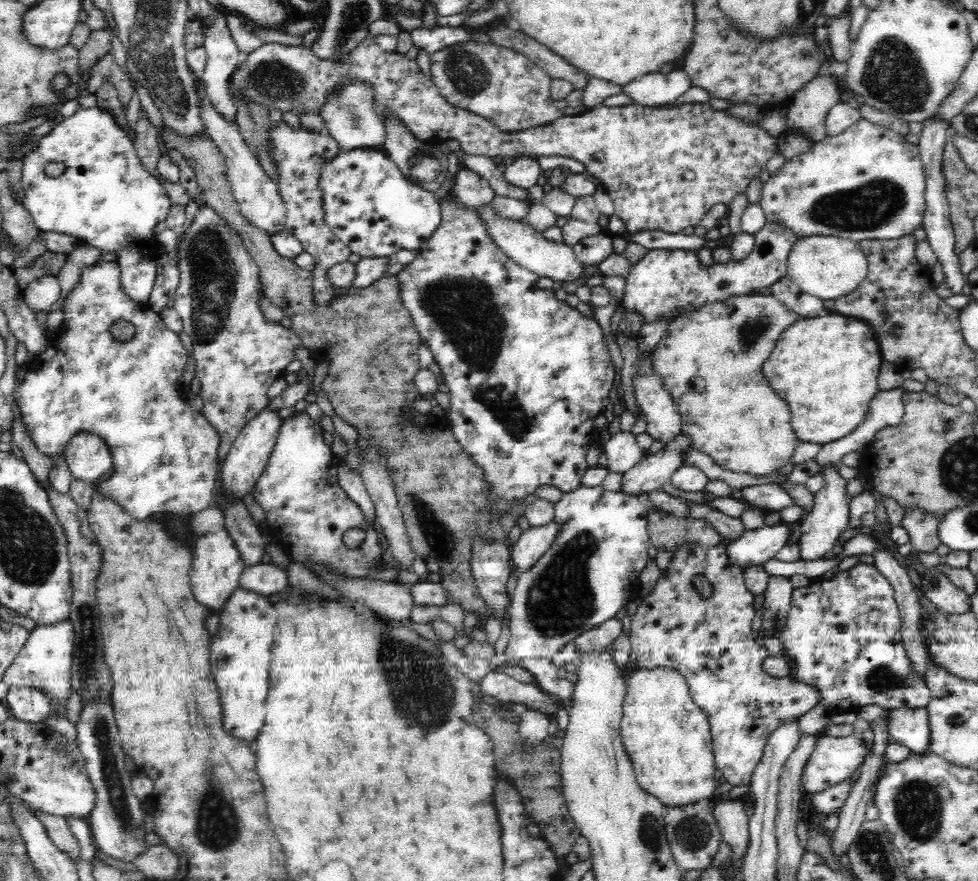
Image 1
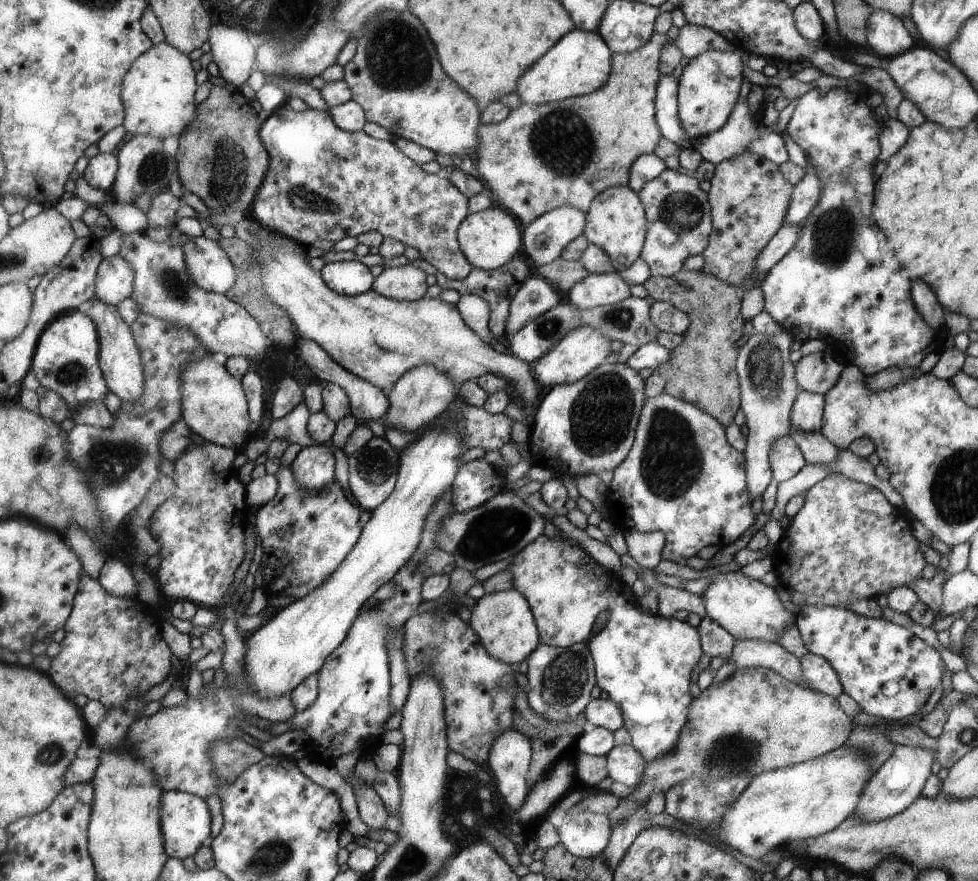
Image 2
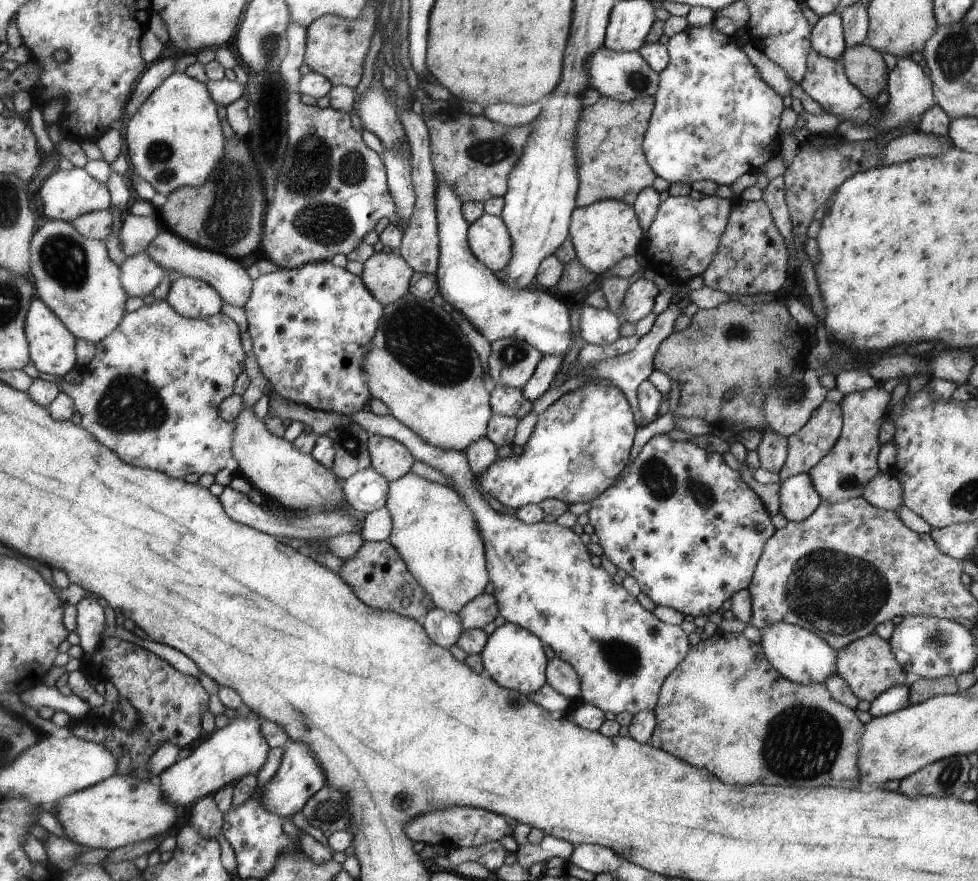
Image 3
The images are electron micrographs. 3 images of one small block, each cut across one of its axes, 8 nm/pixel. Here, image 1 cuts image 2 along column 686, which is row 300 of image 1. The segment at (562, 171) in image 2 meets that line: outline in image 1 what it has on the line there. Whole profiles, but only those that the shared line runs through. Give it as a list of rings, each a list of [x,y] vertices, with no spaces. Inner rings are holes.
[[[44,276],[29,282],[22,290],[23,301],[33,313],[41,310],[48,311],[60,294],[61,285],[57,279],[44,280]]]

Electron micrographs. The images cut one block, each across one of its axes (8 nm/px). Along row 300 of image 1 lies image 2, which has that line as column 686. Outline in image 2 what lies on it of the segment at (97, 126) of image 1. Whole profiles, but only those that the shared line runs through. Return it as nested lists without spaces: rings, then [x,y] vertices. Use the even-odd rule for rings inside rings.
[[[672,73],[660,75],[660,82],[657,84],[657,123],[664,137],[674,141],[680,148],[694,150],[700,153],[703,160],[713,162],[715,165],[731,156],[742,154],[743,152],[755,152],[774,161],[777,165],[785,163],[788,158],[788,149],[784,145],[784,139],[780,134],[767,134],[763,132],[764,126],[758,117],[757,110],[751,109],[746,102],[739,100],[735,110],[728,123],[720,131],[713,132],[710,135],[694,139],[682,128],[681,117],[678,116],[677,94],[680,87],[680,78]]]

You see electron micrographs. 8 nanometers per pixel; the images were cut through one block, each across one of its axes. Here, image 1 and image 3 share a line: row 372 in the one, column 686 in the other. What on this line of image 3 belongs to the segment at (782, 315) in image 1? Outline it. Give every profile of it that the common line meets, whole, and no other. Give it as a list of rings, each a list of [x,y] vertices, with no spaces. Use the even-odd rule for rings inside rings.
[[[721,630],[711,635],[708,640],[701,640],[697,646],[692,646],[689,655],[682,660],[682,668],[666,680],[666,688],[661,688],[662,700],[657,701],[654,710],[657,726],[650,740],[649,745],[661,749],[663,752],[676,756],[678,760],[685,761],[687,764],[697,768],[706,768],[712,774],[716,774],[720,780],[726,780],[726,784],[738,784],[738,786],[748,786],[754,782],[760,784],[780,784],[780,786],[798,786],[798,788],[816,788],[816,786],[840,786],[840,788],[858,789],[860,784],[860,774],[858,774],[858,752],[861,751],[861,737],[864,731],[862,722],[858,720],[856,712],[837,702],[832,698],[828,688],[824,683],[819,684],[798,684],[788,680],[774,669],[770,661],[765,656],[765,652],[759,644],[750,642],[742,633],[724,633]]]

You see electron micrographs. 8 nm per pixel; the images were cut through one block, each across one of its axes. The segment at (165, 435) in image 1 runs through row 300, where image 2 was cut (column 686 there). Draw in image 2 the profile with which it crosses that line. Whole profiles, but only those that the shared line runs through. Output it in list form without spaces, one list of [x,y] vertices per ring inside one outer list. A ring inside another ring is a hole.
[[[704,51],[692,57],[683,68],[677,94],[678,116],[682,128],[694,139],[700,139],[720,131],[729,122],[740,96],[740,80],[743,77],[745,52]]]

